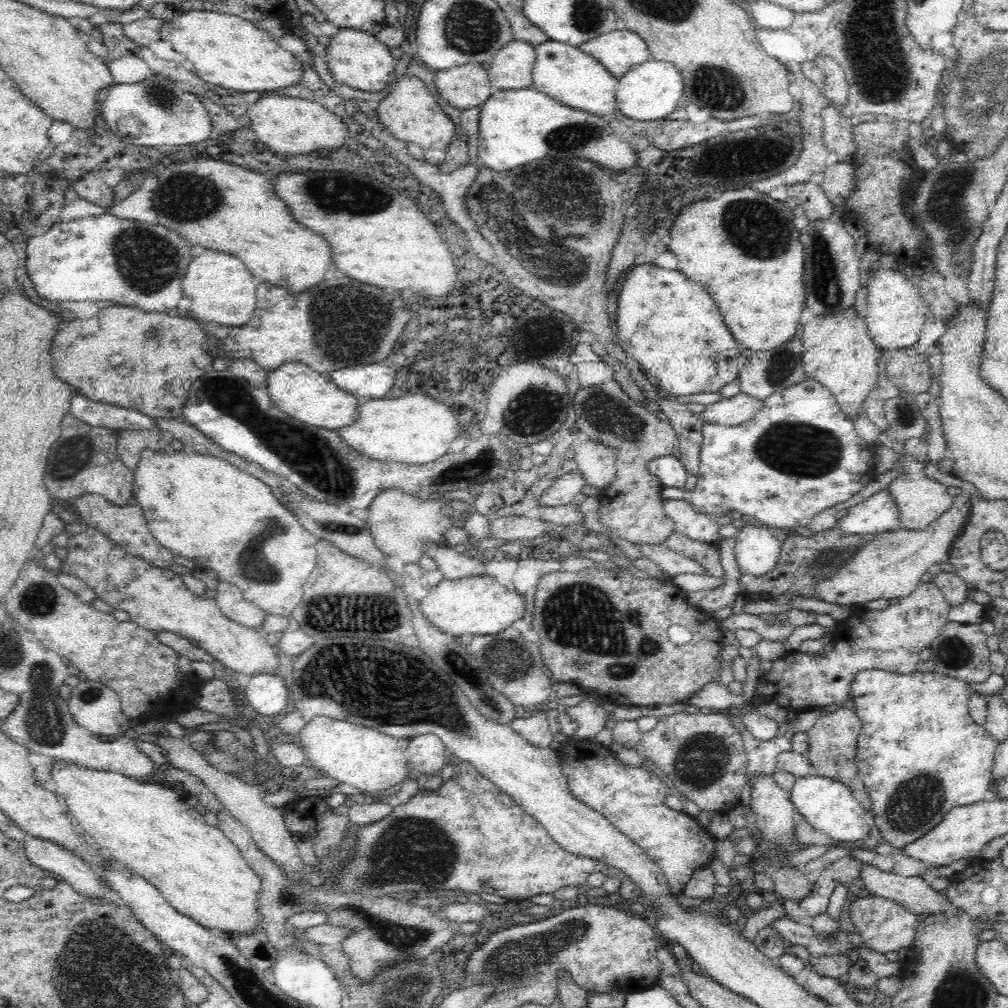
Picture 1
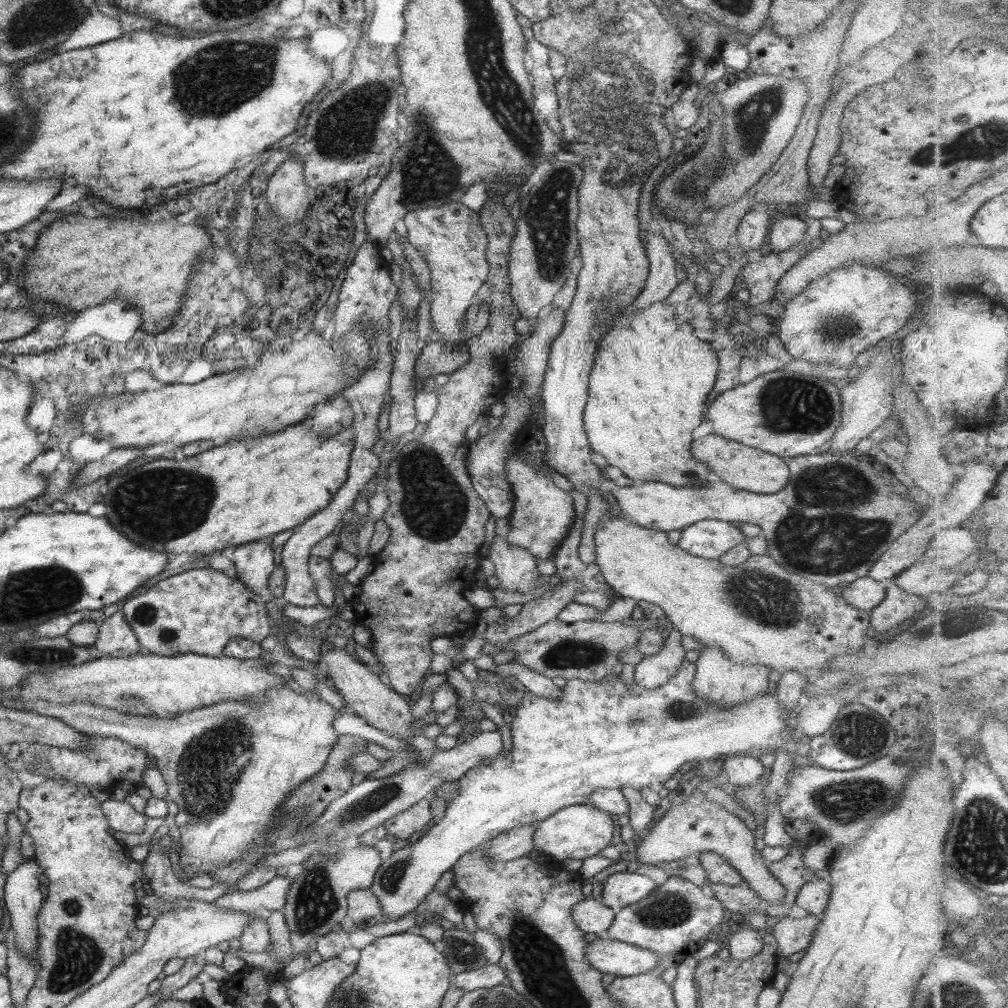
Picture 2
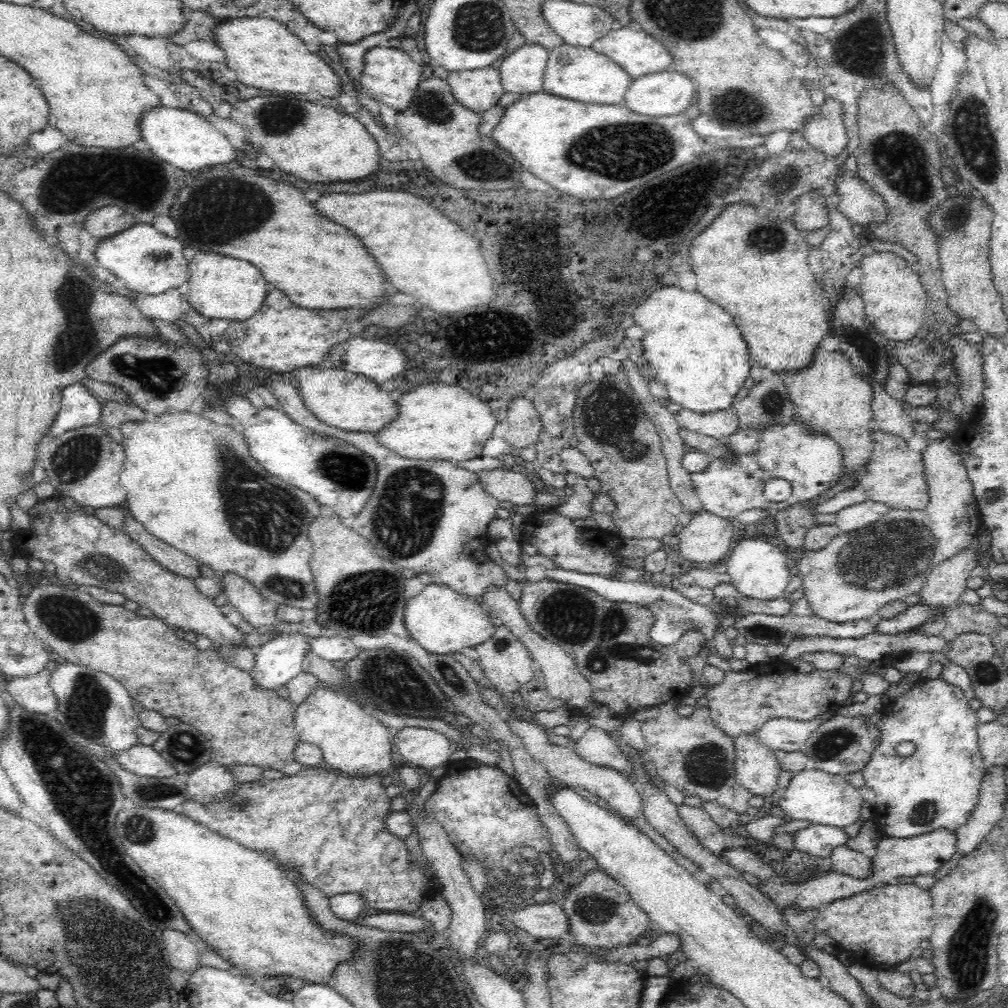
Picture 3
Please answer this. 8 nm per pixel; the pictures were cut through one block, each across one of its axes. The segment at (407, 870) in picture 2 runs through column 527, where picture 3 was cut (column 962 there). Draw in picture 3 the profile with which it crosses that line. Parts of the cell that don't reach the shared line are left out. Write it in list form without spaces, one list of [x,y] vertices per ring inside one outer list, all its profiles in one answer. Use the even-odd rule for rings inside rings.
[[[941,677],[916,682],[892,702],[883,704],[880,711],[882,716],[875,724],[879,732],[877,743],[868,762],[858,772],[863,776],[865,785],[874,790],[876,804],[886,806],[885,835],[888,839],[904,839],[938,828],[956,831],[974,810],[981,776],[987,765],[978,748],[977,730],[981,722],[976,711],[960,689]],[[902,742],[912,742],[916,751],[906,758],[900,757],[896,746]]]

